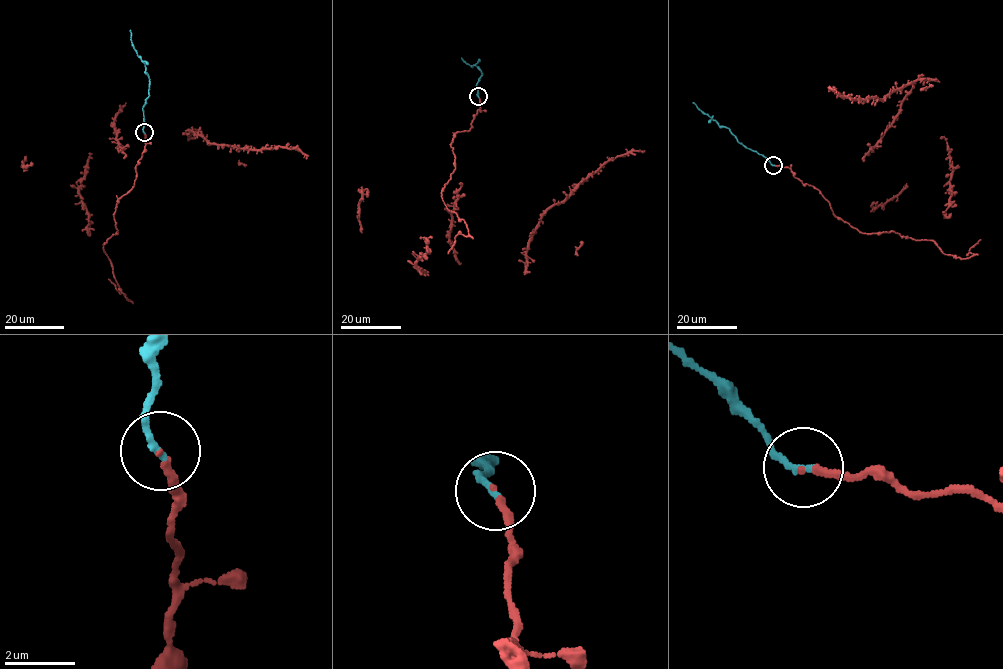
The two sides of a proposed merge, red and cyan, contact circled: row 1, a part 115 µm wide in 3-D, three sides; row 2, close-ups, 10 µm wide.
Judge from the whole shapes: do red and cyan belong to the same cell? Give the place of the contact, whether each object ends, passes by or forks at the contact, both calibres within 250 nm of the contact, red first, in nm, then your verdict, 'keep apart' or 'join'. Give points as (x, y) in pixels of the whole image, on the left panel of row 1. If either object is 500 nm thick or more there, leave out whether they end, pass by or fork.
place (144, 132); red ends; cyan ends; calibres 150 and 190 nm; join

